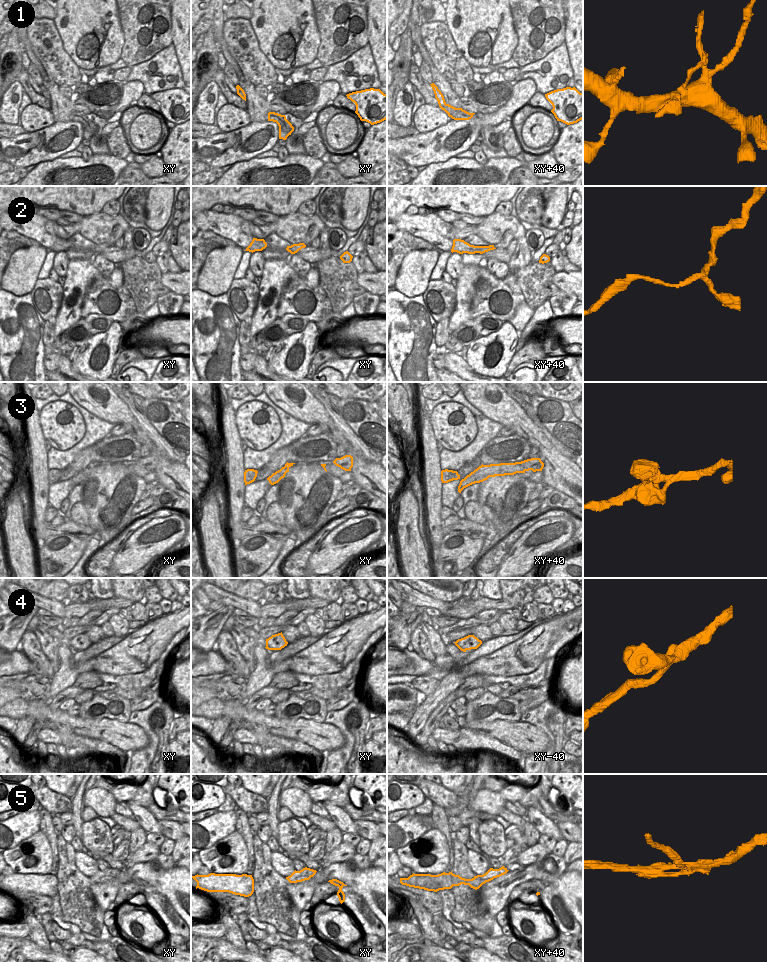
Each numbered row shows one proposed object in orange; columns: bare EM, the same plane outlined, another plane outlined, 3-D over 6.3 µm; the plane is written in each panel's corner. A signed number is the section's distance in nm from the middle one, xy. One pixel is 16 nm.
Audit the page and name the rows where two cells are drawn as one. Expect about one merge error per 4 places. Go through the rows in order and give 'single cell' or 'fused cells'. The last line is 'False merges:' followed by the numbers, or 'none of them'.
1: fused cells
2: single cell
3: fused cells
4: single cell
5: fused cells
False merges: 1, 3, 5

